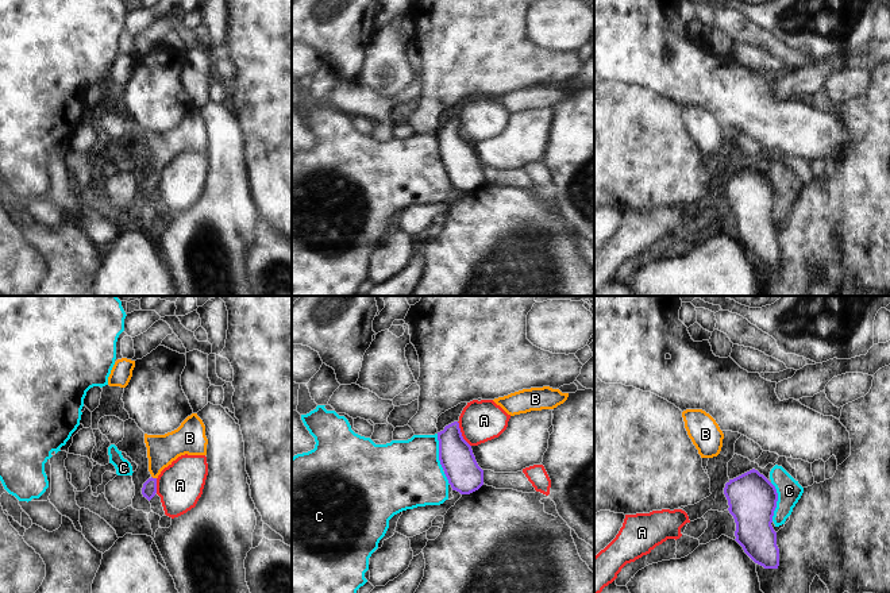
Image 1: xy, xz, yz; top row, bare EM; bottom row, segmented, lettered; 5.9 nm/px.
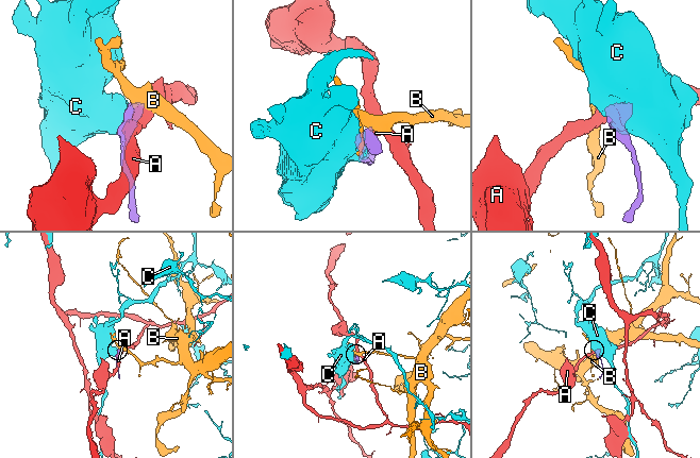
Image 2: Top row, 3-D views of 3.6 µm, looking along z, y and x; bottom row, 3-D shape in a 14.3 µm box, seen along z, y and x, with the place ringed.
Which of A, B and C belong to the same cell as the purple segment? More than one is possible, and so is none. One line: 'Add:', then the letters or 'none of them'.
Add: B

